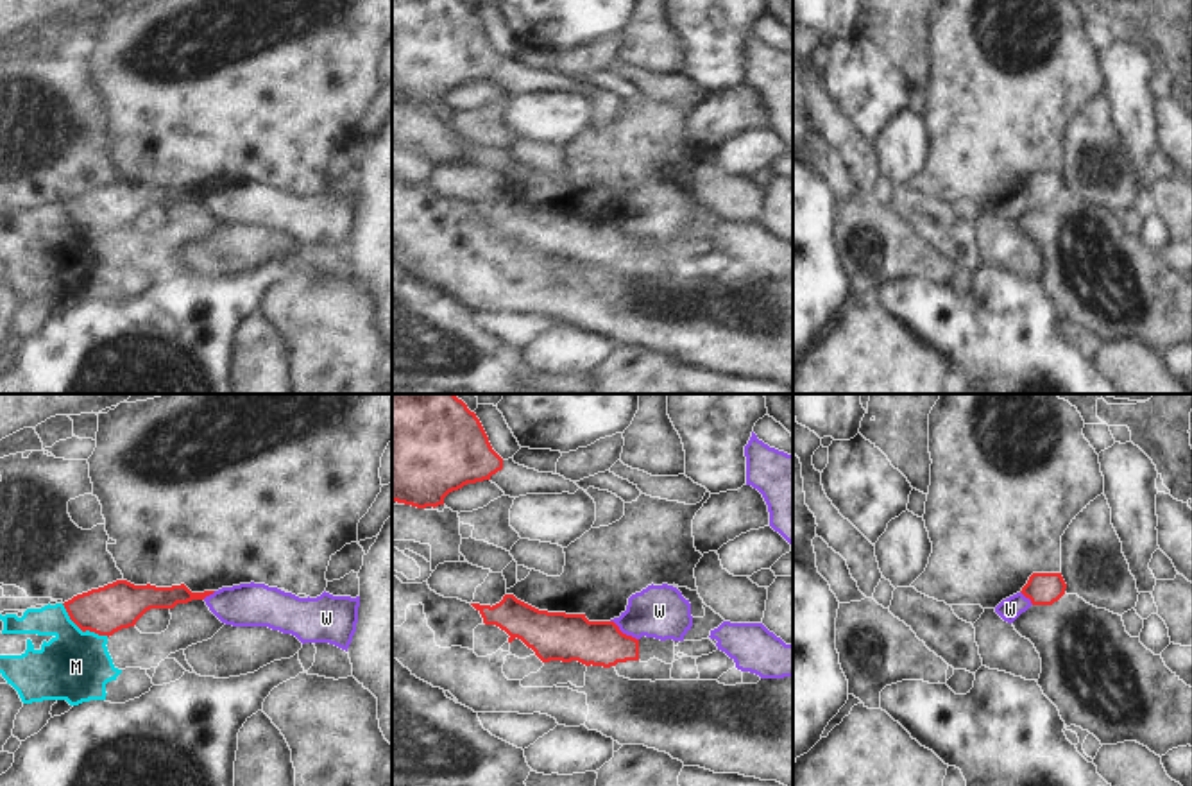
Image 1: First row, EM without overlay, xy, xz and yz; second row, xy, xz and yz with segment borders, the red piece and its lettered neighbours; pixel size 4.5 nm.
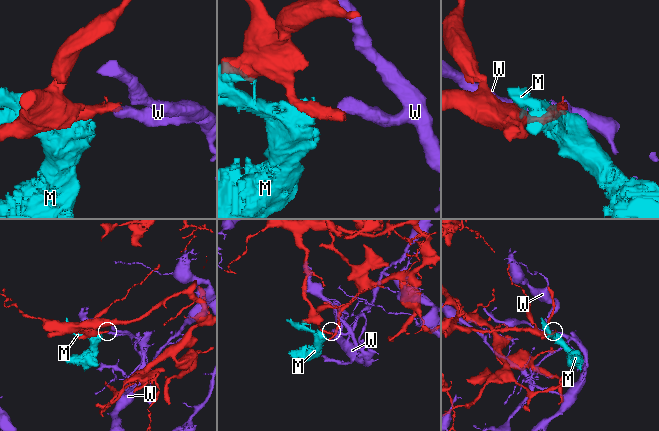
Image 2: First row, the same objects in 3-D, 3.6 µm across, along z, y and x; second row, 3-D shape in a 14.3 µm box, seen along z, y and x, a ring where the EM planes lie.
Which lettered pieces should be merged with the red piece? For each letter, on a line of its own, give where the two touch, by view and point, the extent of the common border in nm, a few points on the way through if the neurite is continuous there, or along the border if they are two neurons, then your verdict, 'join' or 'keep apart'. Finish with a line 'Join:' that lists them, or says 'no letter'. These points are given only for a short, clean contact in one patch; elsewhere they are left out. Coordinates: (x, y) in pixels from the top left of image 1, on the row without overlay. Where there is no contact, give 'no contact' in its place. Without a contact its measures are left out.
M: meets red in xy at (83, 230); contact 260 nm long; border along xy (61, 203), (83, 230), (108, 235); keep apart
W: meets red in xz at (625, 233); contact 160 nm long; keep apart
Join: no letter

